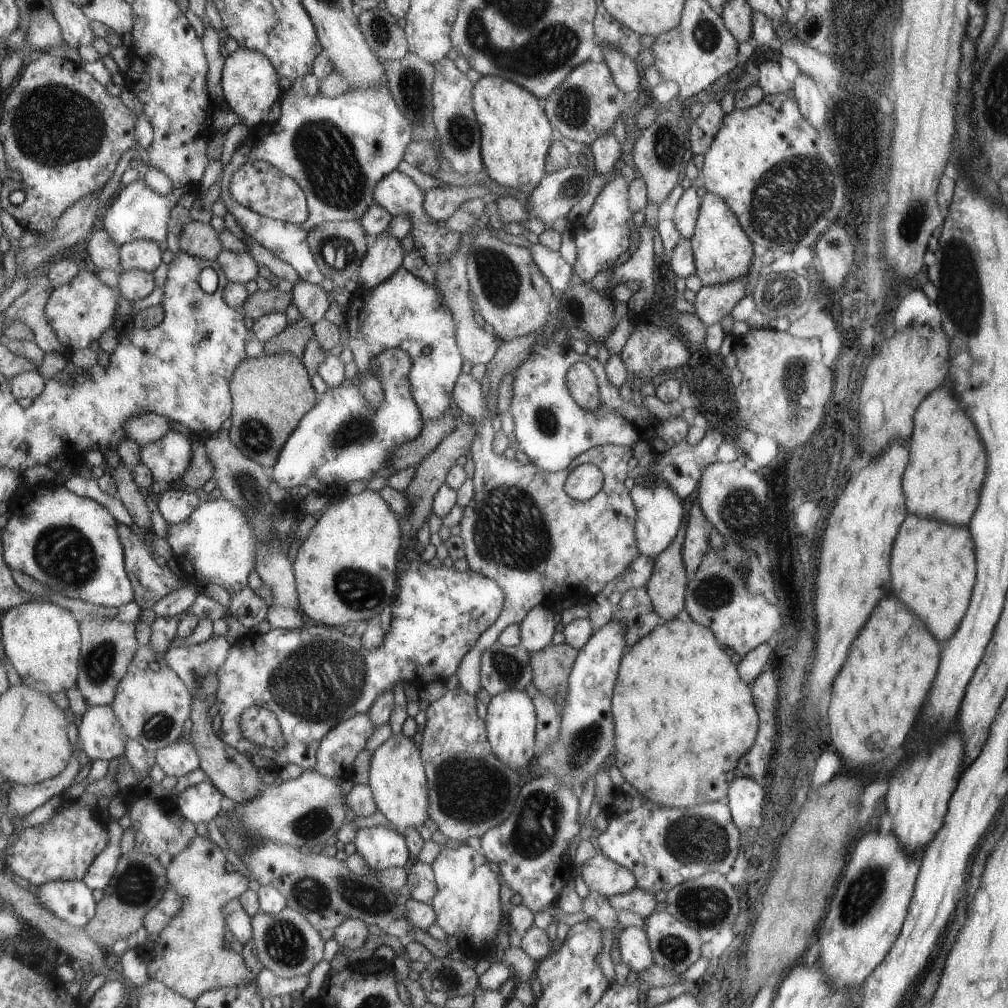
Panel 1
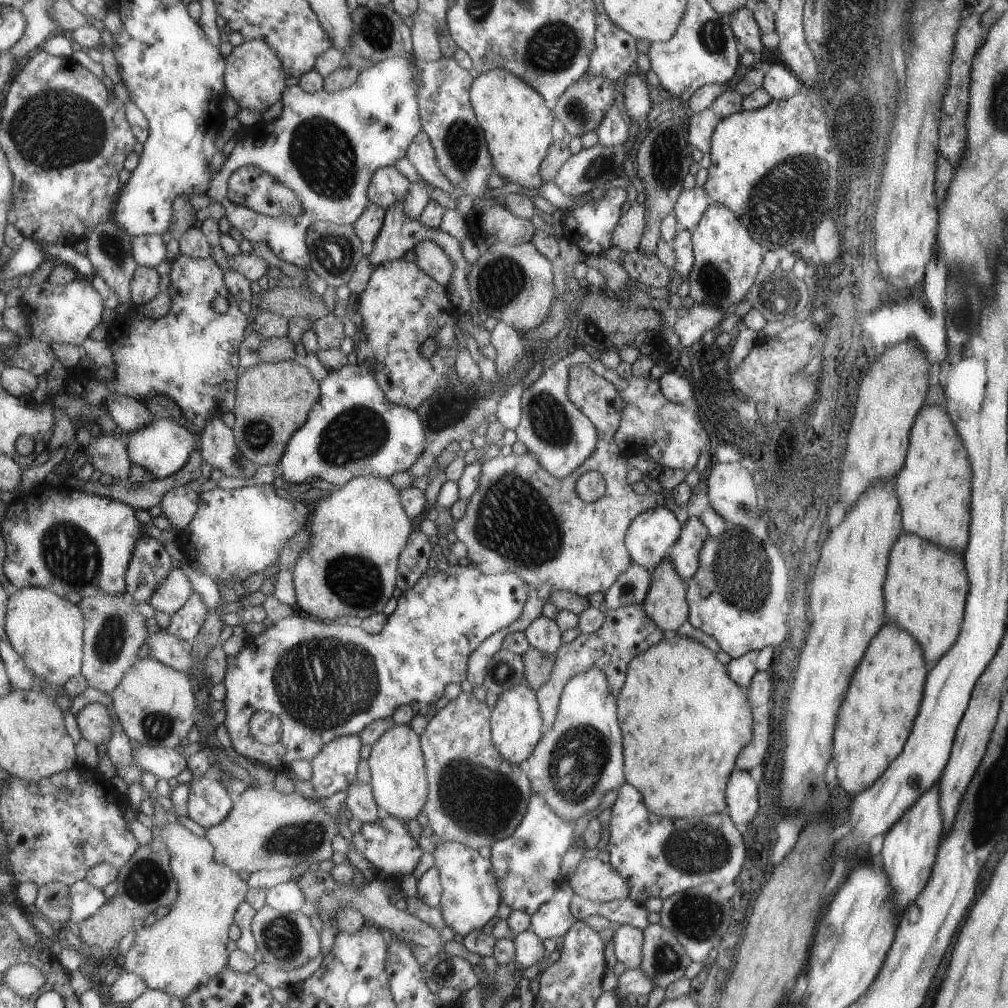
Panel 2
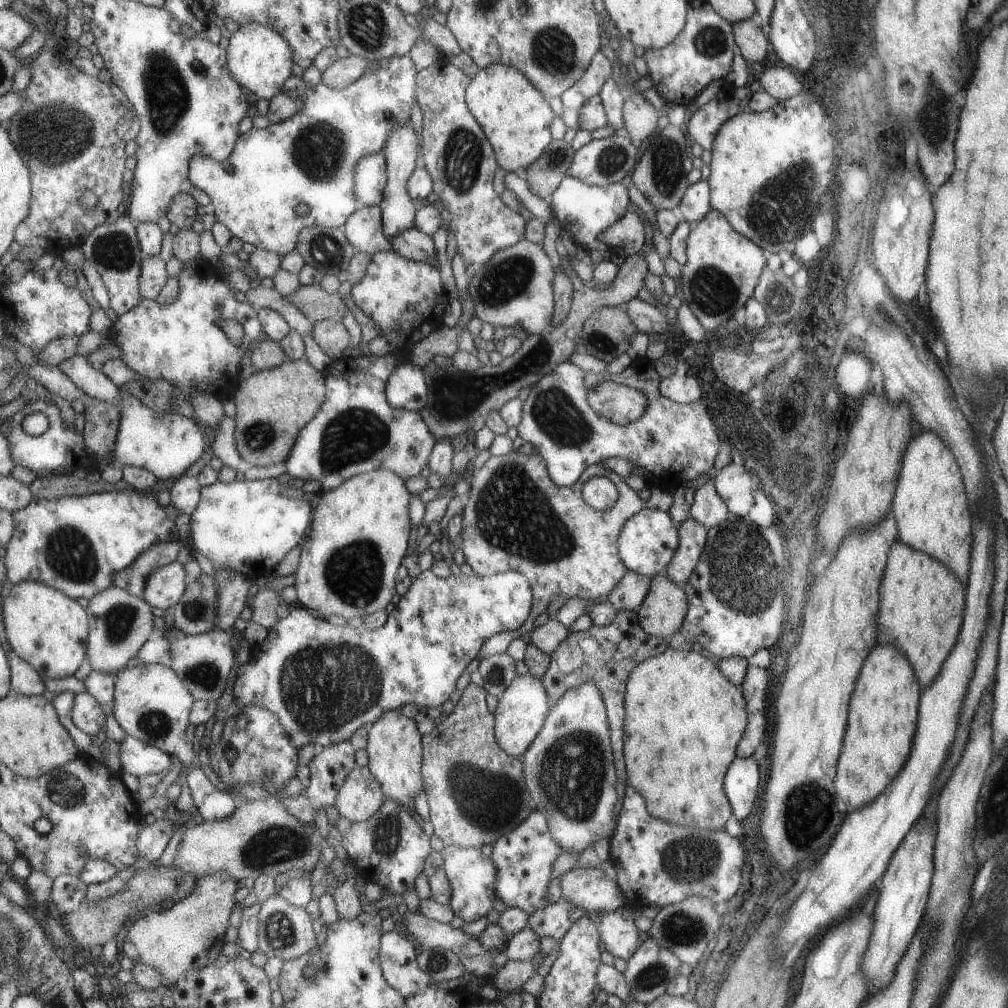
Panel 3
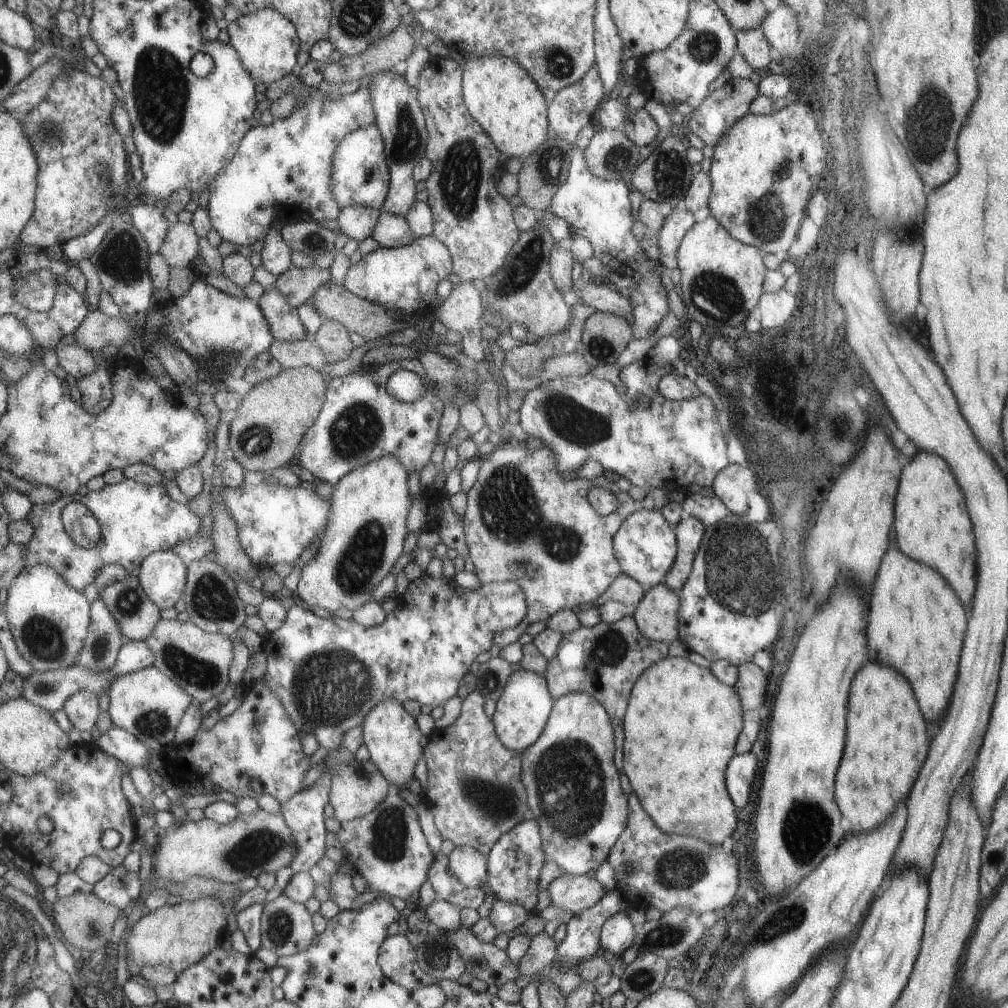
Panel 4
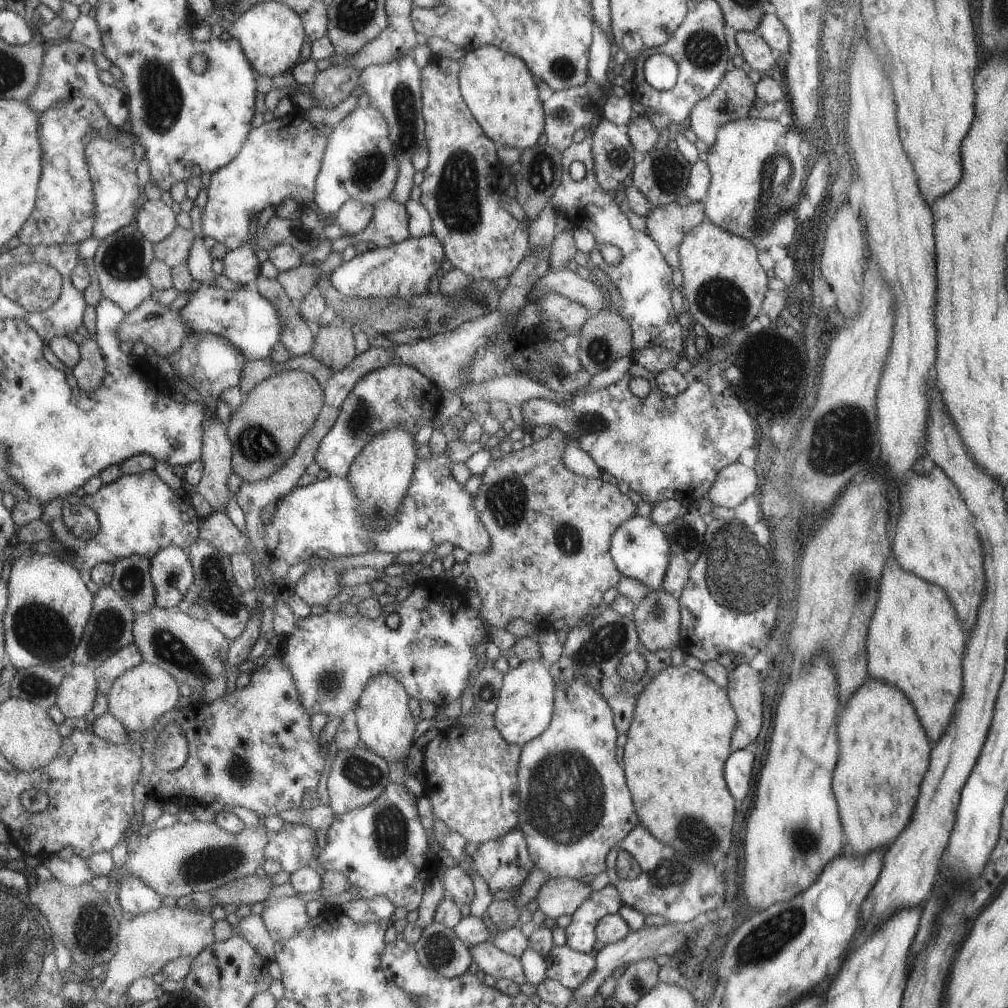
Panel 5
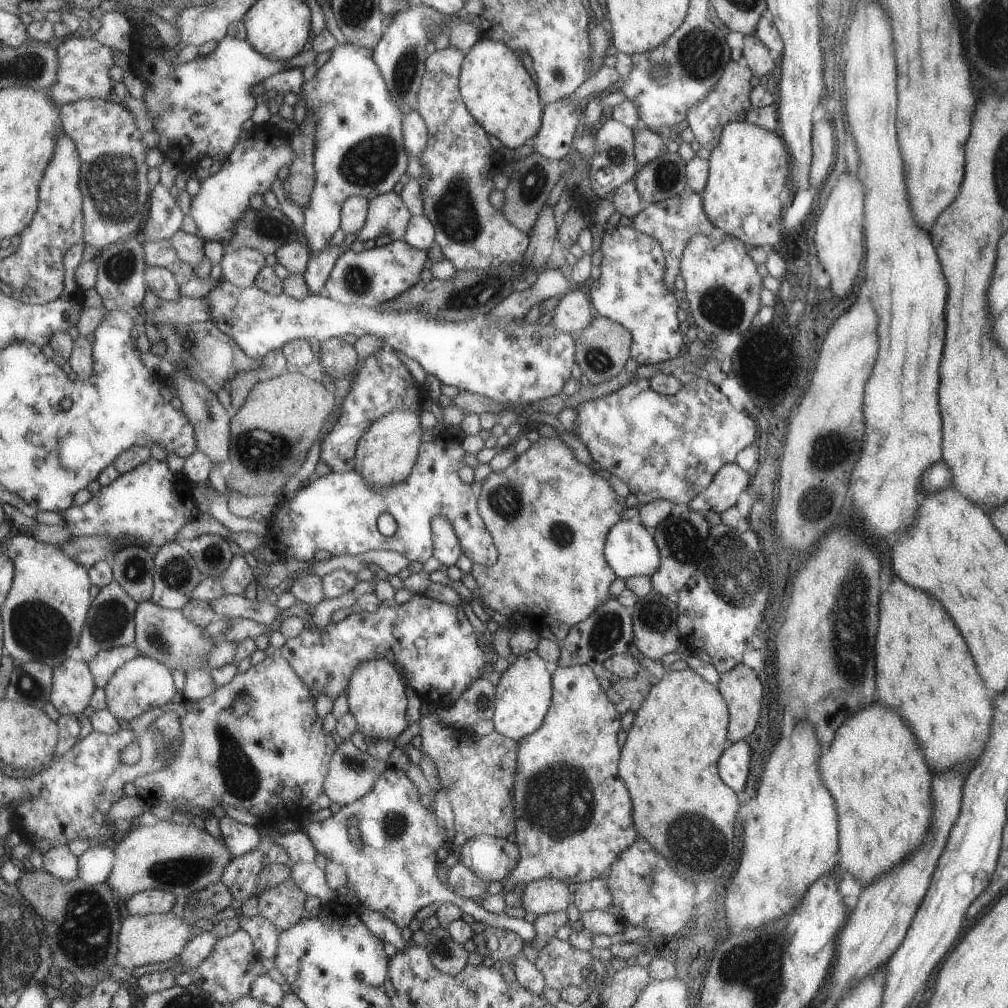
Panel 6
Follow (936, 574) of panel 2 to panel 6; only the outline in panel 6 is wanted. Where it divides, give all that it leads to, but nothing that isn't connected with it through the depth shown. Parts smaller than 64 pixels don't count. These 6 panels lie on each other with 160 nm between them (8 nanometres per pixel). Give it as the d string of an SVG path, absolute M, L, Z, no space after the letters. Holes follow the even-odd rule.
M891 578L880 598L877 700L883 702L885 698L889 706L897 706L897 710L917 726L921 750L925 750L925 758L929 758L933 772L943 772L945 768L972 768L988 741L992 712L985 686L961 634L933 595L909 588L901 579Z

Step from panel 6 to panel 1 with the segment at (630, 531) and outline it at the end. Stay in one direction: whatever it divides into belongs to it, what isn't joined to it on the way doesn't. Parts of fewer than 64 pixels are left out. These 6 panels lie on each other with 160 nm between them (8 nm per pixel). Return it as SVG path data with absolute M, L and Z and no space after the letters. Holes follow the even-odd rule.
M638 481L633 485L631 495L637 507L637 520L634 526L637 550L639 554L653 559L657 553L667 548L677 534L677 529L681 526L681 518L683 518L683 506L677 494L669 486L641 487Z

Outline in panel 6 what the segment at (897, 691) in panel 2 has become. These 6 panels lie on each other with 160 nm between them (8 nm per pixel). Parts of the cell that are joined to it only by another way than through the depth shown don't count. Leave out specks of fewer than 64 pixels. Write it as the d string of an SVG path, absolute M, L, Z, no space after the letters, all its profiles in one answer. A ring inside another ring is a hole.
M873 702L871 706L865 706L863 710L857 710L857 714L845 718L845 726L841 726L841 730L837 730L837 738L833 738L833 742L829 744L827 752L825 752L825 762L821 762L821 770L825 770L825 784L829 786L829 790L833 790L833 798L837 798L837 814L841 814L841 870L849 872L851 876L863 880L866 886L877 876L886 873L893 865L896 865L911 852L914 851L923 840L923 834L927 832L930 822L932 821L932 800L929 798L929 784L931 784L931 776L929 770L925 766L925 760L915 744L915 736L909 730L909 726L905 724L905 720L899 718L899 714L895 714L891 708L881 706L877 702Z

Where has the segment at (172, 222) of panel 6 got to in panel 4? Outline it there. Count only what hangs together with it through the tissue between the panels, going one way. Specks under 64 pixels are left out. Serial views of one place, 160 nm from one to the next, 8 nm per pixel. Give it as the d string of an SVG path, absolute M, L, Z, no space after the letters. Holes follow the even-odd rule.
M137 201L135 206L130 208L130 213L132 222L147 239L152 254L159 253L172 226L163 215L163 210L155 205L145 205Z

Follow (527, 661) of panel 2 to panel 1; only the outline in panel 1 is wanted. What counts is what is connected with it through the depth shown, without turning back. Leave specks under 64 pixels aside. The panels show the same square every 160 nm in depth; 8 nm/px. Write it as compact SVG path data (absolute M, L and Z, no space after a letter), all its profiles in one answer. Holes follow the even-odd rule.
M563 642L559 645L549 643L541 650L528 654L532 670L532 683L553 700L554 695L564 687L578 649Z

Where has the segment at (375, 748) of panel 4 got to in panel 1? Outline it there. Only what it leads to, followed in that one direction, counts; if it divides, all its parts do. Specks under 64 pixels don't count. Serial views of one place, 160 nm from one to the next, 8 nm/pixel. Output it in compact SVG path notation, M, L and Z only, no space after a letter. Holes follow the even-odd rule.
M403 734L391 736L379 746L373 755L370 770L370 785L374 797L387 821L397 830L419 828L430 817L430 790L428 774L419 746Z

